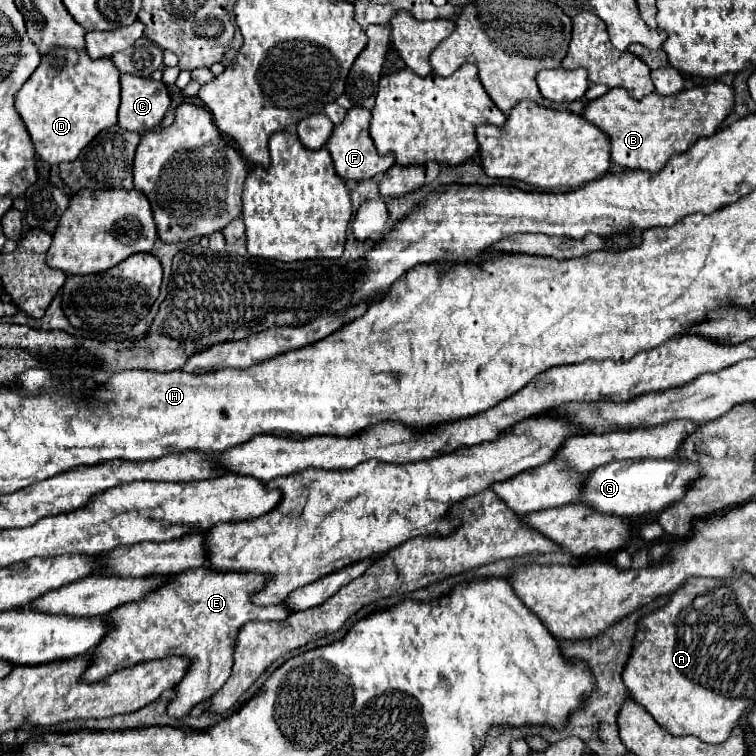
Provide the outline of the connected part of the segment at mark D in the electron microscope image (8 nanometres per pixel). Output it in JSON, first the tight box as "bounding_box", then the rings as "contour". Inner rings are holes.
{"bounding_box":[16,48,120,164],"contour":[[[66,48],[48,54],[16,94],[16,110],[30,132],[36,156],[48,164],[74,162],[100,130],[118,122],[118,104],[120,72],[112,60],[92,60],[86,52]]]}

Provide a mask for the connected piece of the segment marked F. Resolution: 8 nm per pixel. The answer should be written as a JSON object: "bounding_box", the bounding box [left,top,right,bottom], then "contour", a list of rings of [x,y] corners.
{"bounding_box":[326,108,394,180],"contour":[[[352,108],[348,110],[344,122],[340,126],[334,128],[326,148],[332,156],[332,162],[334,162],[334,170],[340,178],[344,180],[370,180],[374,178],[376,174],[384,174],[390,166],[394,166],[394,156],[392,154],[386,154],[386,156],[380,156],[374,148],[374,142],[368,134],[368,126],[370,126],[370,112],[366,108]]]}

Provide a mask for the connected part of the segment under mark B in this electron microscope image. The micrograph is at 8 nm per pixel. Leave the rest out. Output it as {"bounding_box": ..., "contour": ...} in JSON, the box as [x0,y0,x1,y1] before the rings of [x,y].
{"bounding_box":[582,82,734,174],"contour":[[[722,82],[700,84],[694,88],[682,90],[678,94],[672,94],[672,96],[660,96],[660,94],[652,92],[648,96],[644,96],[642,100],[634,100],[624,88],[612,88],[596,100],[586,100],[582,118],[586,118],[590,124],[600,128],[610,138],[610,160],[614,164],[656,174],[664,168],[664,164],[668,162],[670,156],[682,154],[684,150],[694,146],[694,142],[698,138],[712,136],[716,132],[716,128],[720,126],[720,122],[732,112],[732,108],[734,108],[734,90]]]}

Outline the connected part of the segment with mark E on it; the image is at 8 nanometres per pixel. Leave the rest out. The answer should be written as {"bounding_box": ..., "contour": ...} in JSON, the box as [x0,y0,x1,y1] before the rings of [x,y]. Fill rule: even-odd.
{"bounding_box":[84,566,290,718],"contour":[[[208,566],[170,576],[164,586],[144,600],[124,604],[108,614],[110,632],[96,646],[94,662],[84,672],[84,678],[96,682],[144,660],[172,654],[190,656],[194,664],[180,686],[176,686],[176,698],[168,706],[168,714],[174,718],[188,714],[192,706],[216,694],[228,680],[234,664],[236,634],[246,622],[282,622],[290,616],[286,602],[272,606],[256,606],[252,602],[252,596],[264,588],[266,580],[266,574],[260,572],[214,572]]]}

